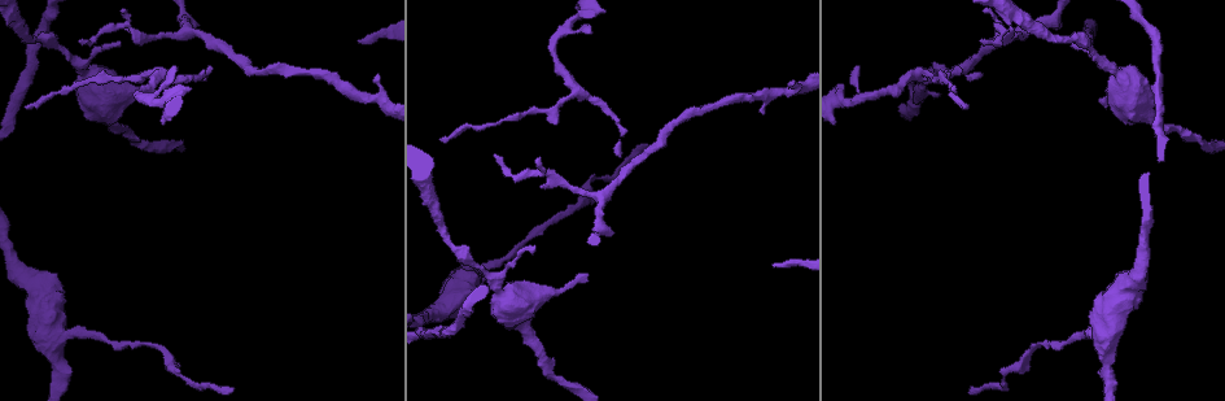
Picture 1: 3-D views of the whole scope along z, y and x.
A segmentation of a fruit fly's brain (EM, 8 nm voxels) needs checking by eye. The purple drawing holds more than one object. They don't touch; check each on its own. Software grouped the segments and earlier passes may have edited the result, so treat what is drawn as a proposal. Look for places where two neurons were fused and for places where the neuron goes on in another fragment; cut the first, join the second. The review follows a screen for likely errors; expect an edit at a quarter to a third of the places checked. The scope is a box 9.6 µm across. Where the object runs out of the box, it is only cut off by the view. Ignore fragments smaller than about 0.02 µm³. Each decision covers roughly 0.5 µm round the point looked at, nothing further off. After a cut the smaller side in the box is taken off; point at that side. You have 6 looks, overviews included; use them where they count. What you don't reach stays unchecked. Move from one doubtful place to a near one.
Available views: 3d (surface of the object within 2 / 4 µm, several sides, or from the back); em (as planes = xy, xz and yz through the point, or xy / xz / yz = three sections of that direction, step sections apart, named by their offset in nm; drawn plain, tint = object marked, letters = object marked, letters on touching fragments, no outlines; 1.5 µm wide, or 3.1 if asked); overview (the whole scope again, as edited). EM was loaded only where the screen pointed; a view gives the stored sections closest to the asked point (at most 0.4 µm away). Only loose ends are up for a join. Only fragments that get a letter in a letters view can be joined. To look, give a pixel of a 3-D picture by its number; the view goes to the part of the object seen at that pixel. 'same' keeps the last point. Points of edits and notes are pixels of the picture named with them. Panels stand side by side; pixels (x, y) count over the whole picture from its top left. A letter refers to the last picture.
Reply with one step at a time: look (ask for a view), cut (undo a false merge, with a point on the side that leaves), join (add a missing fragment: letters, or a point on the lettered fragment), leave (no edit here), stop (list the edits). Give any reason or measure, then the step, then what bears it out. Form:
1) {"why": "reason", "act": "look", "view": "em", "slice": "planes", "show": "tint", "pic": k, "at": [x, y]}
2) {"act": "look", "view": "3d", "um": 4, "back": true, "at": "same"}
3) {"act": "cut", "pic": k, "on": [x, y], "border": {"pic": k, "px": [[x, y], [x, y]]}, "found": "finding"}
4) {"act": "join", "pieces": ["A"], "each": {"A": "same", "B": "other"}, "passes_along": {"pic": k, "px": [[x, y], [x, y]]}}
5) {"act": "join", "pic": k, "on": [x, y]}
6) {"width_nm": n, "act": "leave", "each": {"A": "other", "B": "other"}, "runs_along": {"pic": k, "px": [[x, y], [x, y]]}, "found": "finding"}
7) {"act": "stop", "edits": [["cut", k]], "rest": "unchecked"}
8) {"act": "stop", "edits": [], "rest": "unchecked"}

{"why": "thin end", "act": "look", "view": "em", "slice": "planes", "show": "letters", "pic": 1, "at": [963, 107]}

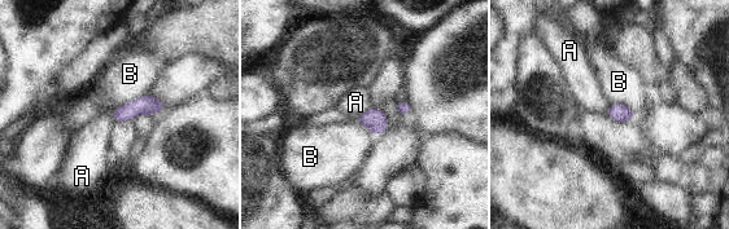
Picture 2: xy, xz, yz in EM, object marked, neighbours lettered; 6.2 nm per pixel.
{"act": "leave", "each": {"A": "other", "B": "other"}, "border": {"pic": 2, "px": [[118, 106], [113, 111], [114, 122]]}, "found": "no lettered fragment goes on from it"}

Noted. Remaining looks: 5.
{"why": "tapers out", "act": "look", "view": "em", "slice": "xy", "step": 4, "show": "tint", "pic": 1, "at": [209, 68]}

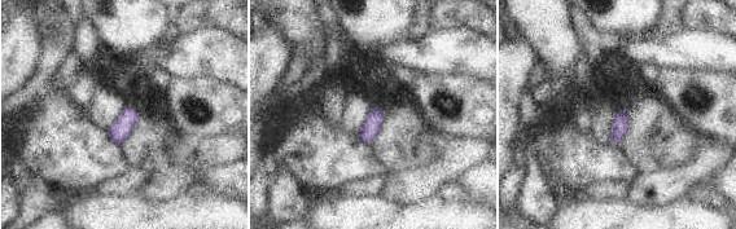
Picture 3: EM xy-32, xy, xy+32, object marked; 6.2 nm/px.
{"act": "look", "view": "em", "slice": "planes", "show": "letters", "at": "same"}

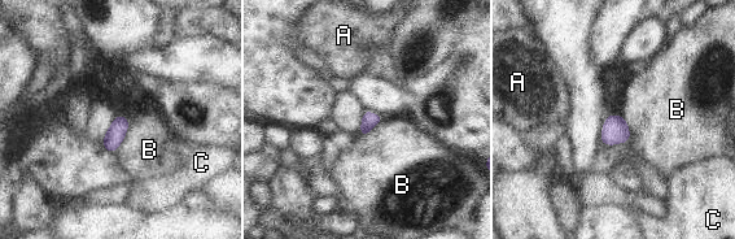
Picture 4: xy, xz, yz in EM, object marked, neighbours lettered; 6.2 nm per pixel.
{"act": "leave", "each": {"A": "other", "B": "other", "C": "other"}, "border": {"pic": 4, "px": [[624, 117], [629, 138], [602, 144]]}, "found": "none of them fits"}

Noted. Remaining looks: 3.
{"why": "free end", "act": "look", "view": "em", "slice": "planes", "show": "letters", "pic": 1, "at": [589, 275]}

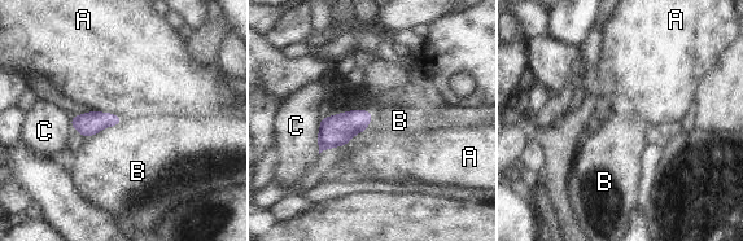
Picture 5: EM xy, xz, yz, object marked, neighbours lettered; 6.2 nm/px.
{"act": "leave", "each": {"A": "other", "B": "other", "C": "other"}, "border": {"pic": 5, "px": [[372, 115], [362, 131], [336, 147]]}, "found": "none of them fits"}

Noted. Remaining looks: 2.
{"act": "stop", "edits": [], "rest": "unchecked"}

